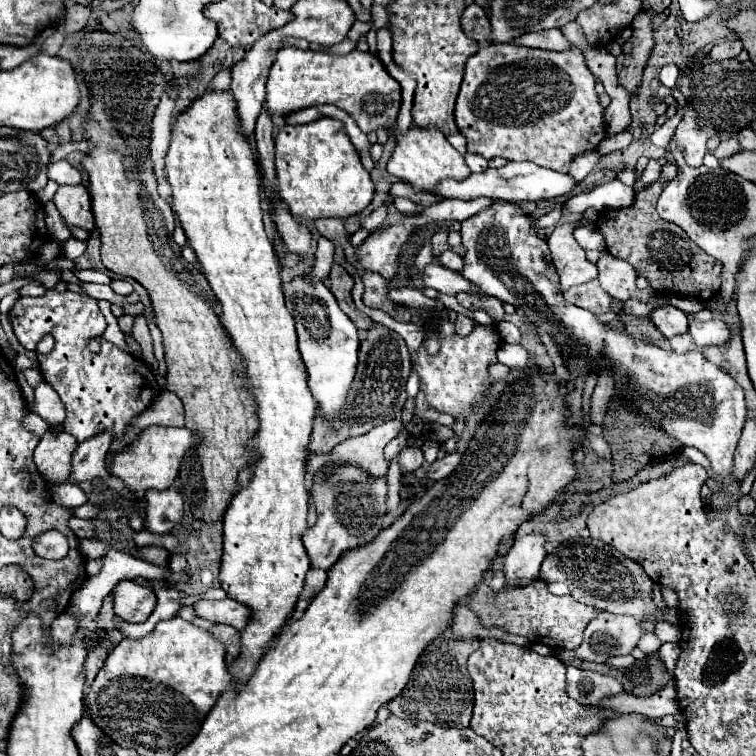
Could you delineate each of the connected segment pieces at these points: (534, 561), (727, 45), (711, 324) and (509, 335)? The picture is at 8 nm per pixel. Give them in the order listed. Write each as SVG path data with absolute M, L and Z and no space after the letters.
M531 533L517 537L509 553L505 555L505 585L523 587L537 579L539 567L547 555L547 537L543 533Z
M737 39L732 42L725 42L714 46L709 53L711 61L720 61L736 57L743 49L742 42Z
M711 319L711 321L691 321L689 323L689 333L695 339L699 347L707 345L723 345L731 337L729 327L721 319Z
M499 325L499 335L503 337L505 343L519 343L521 341L521 333L515 325Z

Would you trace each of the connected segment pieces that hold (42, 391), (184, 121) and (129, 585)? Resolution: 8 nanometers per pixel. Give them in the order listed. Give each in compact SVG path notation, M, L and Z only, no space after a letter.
M41 381L35 387L35 403L33 403L33 411L41 415L43 421L47 421L51 427L61 425L65 419L65 407L57 395L57 391L47 383Z
M207 89L201 97L193 99L193 103L181 111L173 123L163 173L165 181L171 185L171 209L187 235L187 245L195 251L207 283L221 303L219 321L225 327L233 347L243 357L245 371L239 377L243 379L243 387L253 395L255 413L259 417L259 429L247 441L247 451L257 457L247 467L251 471L251 479L245 487L235 491L227 513L223 515L223 559L219 571L219 581L227 595L239 603L245 603L253 611L251 625L241 631L243 653L239 657L239 665L231 669L241 685L253 673L259 657L273 643L275 635L293 611L295 601L303 591L305 575L311 569L301 535L307 529L307 507L311 499L305 487L305 465L309 457L307 445L317 415L317 401L307 385L305 365L297 351L293 315L285 307L279 259L263 225L257 159L251 151L249 137L241 131L239 113L235 107L237 101L229 91Z
M121 581L115 587L115 615L129 623L145 623L157 605L155 593L133 581Z

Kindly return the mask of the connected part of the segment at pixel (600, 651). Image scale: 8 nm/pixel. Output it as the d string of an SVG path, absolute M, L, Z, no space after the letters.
M597 611L595 619L587 625L583 643L577 649L567 649L561 653L561 659L573 661L593 661L605 663L615 655L629 655L643 635L643 627L635 617L615 615L607 611Z

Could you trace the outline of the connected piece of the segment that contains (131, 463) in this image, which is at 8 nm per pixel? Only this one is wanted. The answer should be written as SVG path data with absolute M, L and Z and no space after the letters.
M159 425L147 427L139 435L139 441L135 441L135 445L131 445L131 449L123 449L115 455L111 473L121 477L123 483L137 497L143 497L143 489L167 489L173 485L185 453L197 445L197 441L199 441L197 435L199 433L195 433L187 427L159 427Z

